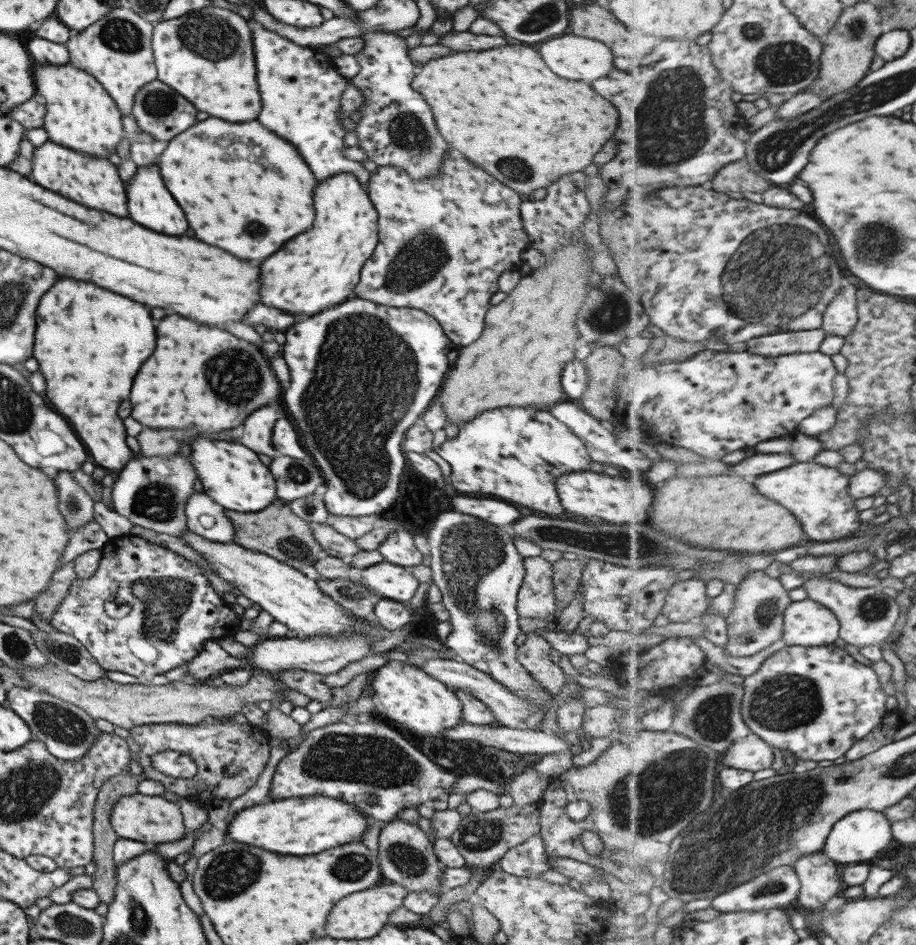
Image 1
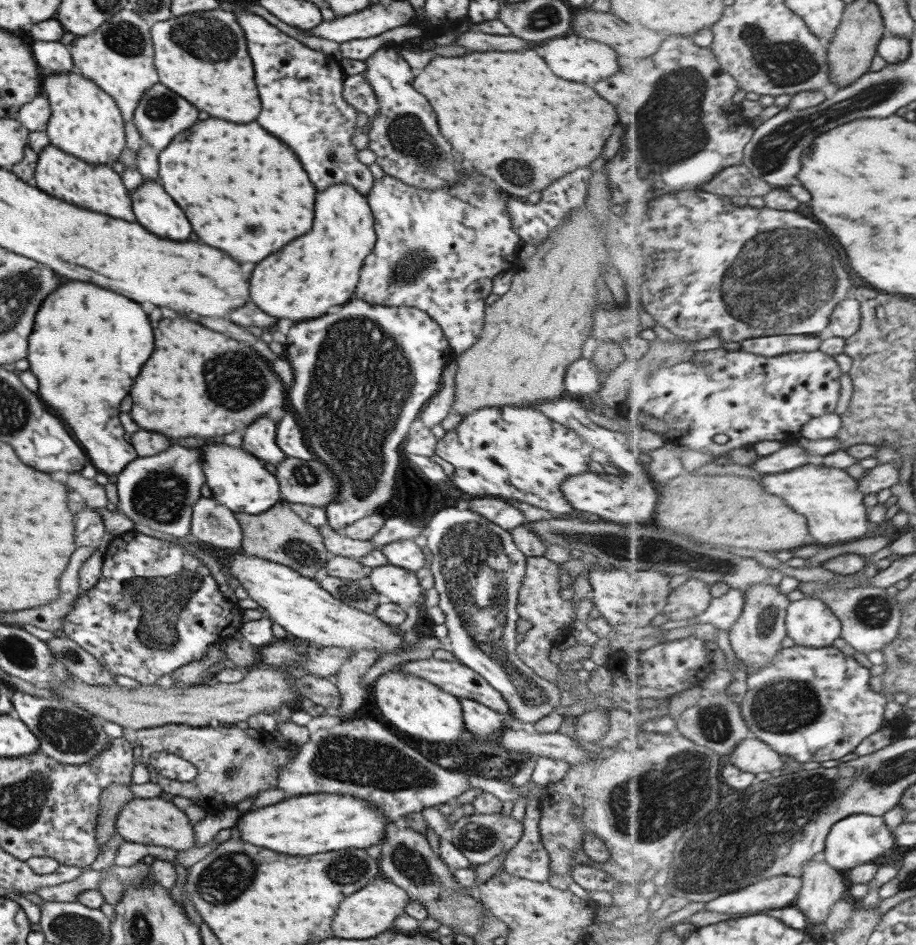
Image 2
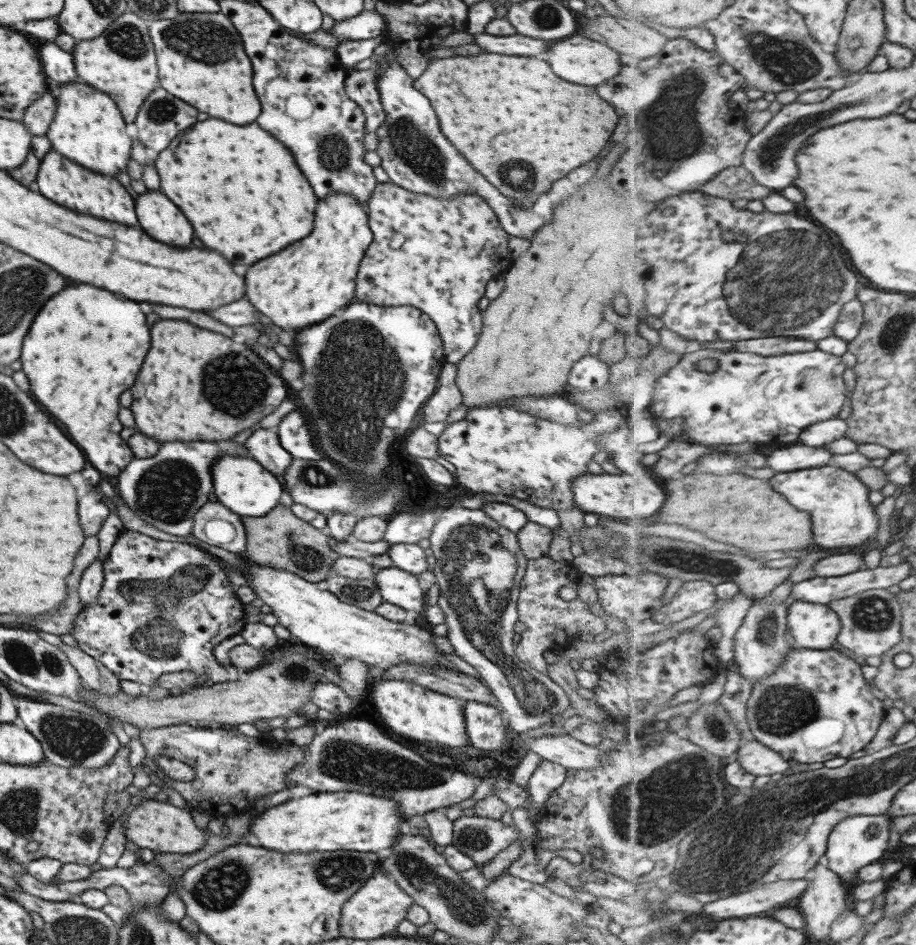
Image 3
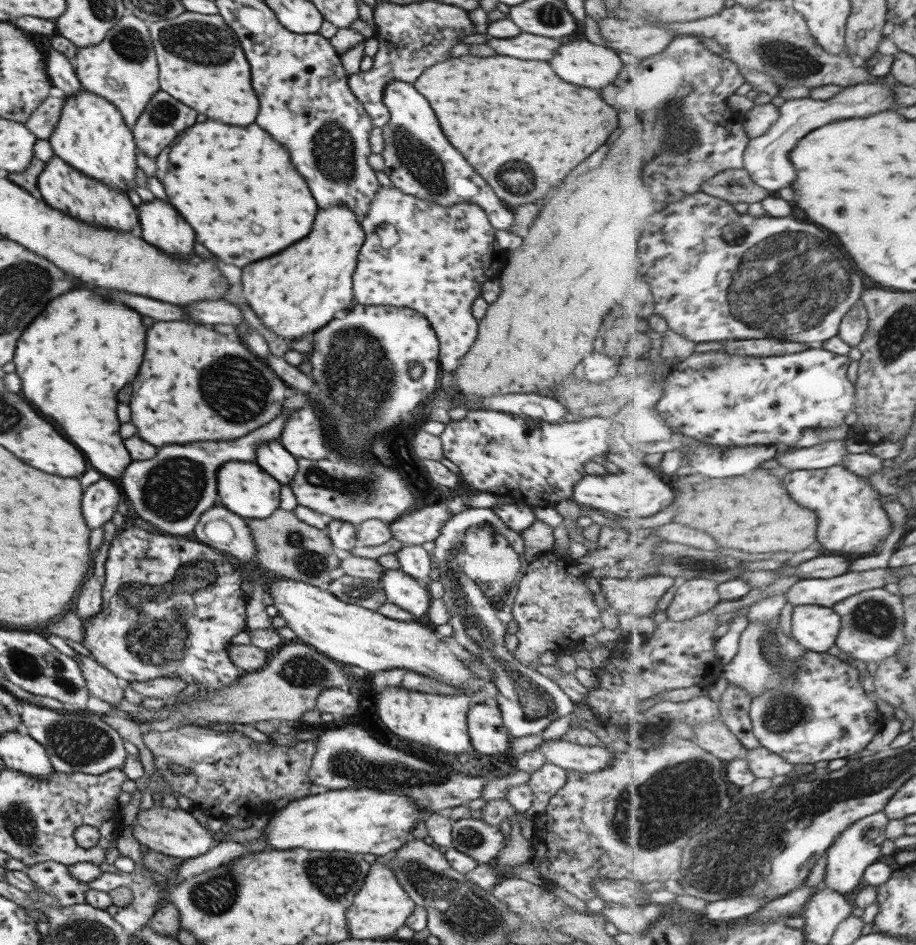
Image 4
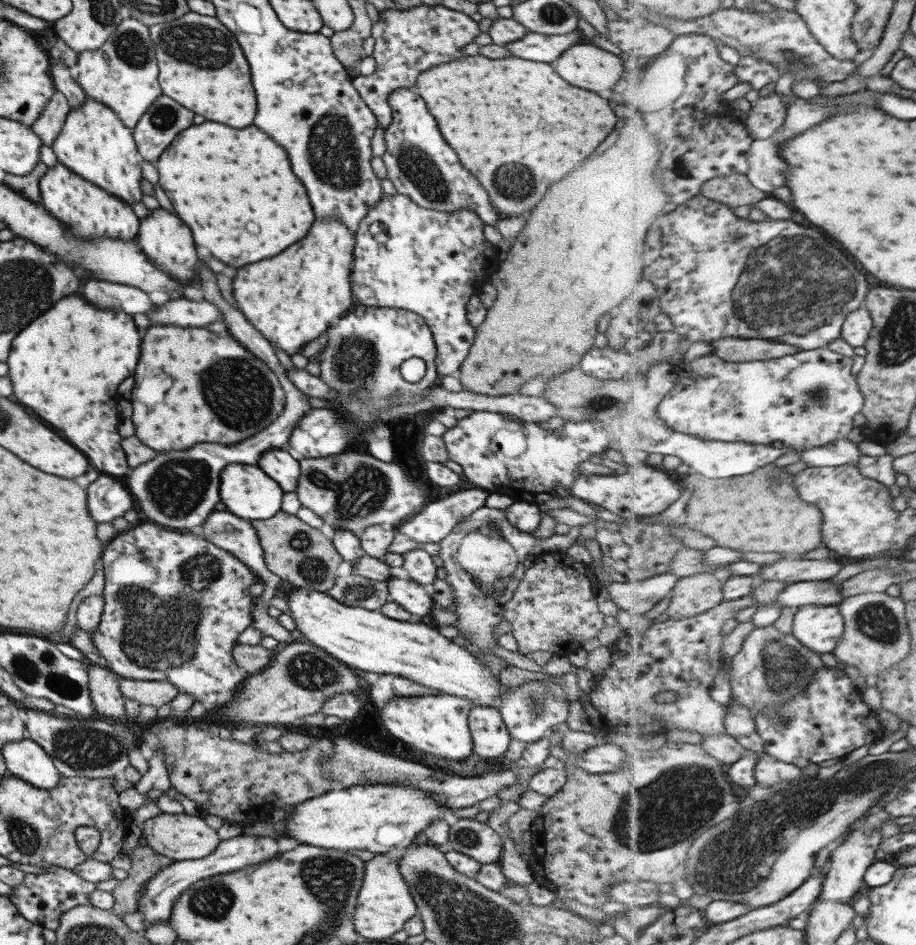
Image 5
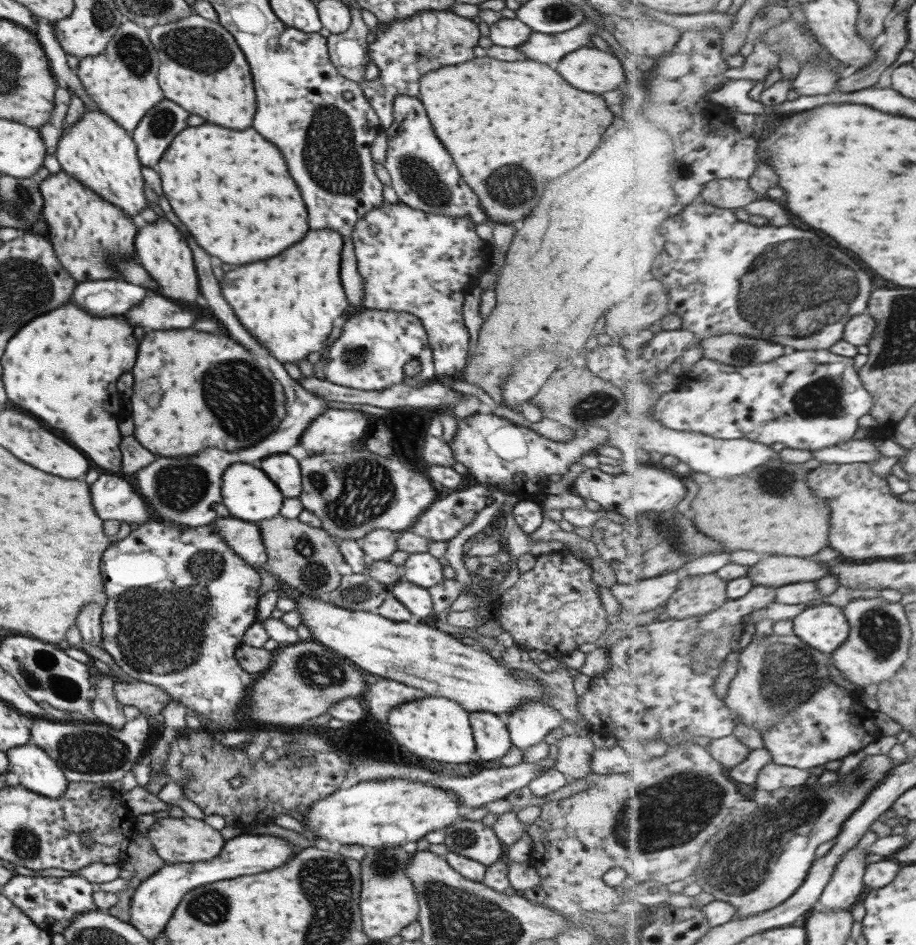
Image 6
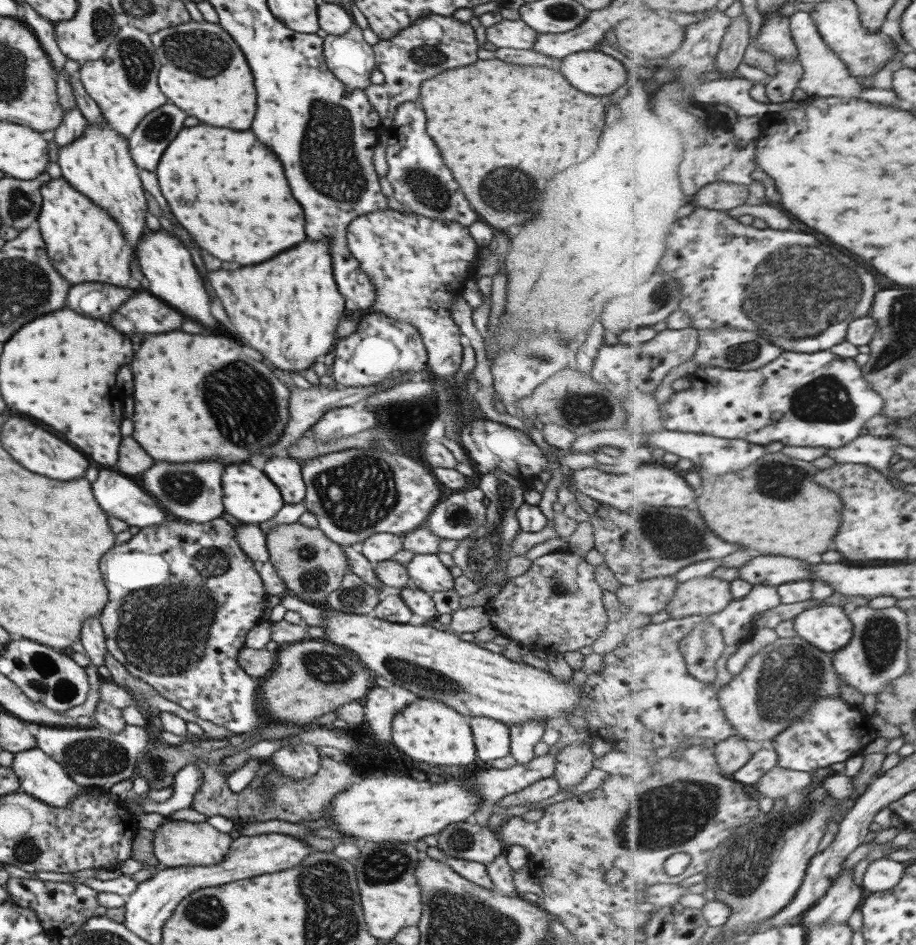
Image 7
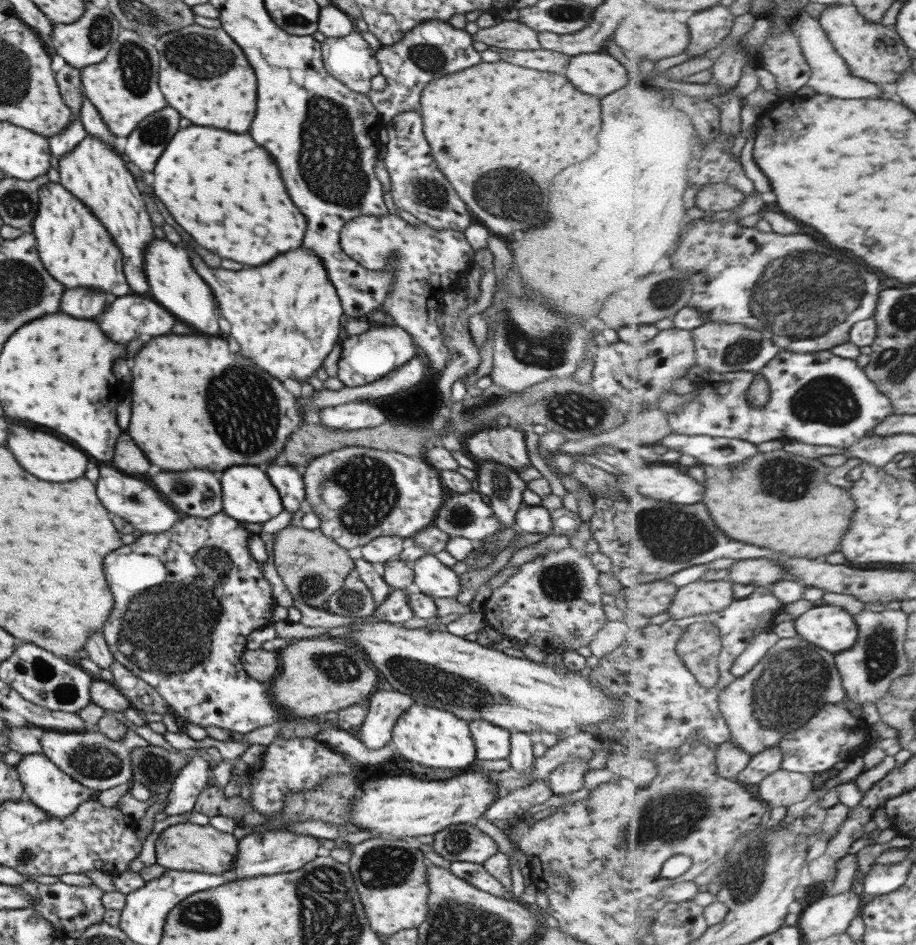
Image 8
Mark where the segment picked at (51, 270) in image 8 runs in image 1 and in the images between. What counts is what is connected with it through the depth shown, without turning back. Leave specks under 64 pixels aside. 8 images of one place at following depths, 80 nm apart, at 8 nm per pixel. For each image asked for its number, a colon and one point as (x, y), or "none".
1: (94, 182)
2: (97, 188)
3: (69, 185)
4: (65, 189)
5: (88, 210)
6: (84, 229)
7: (83, 244)

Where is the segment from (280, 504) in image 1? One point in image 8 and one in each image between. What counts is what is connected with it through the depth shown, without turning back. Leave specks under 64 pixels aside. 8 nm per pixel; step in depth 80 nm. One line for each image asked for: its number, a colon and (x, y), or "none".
2: (279, 535)
3: (279, 539)
4: (285, 546)
5: (292, 550)
6: (304, 558)
7: (308, 563)
8: (312, 566)

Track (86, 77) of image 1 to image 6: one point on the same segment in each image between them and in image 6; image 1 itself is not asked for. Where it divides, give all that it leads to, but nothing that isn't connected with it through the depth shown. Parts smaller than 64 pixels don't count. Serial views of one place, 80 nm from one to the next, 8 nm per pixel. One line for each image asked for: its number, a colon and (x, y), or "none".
2: (84, 122)
3: (87, 128)
4: (90, 136)
5: (92, 142)
6: (96, 152)

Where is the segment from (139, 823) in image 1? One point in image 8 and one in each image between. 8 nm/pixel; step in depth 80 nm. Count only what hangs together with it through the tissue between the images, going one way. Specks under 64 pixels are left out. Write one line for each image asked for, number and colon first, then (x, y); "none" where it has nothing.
2: (154, 821)
3: (159, 826)
4: (174, 832)
5: (180, 836)
6: (176, 840)
7: (175, 843)
8: (188, 847)

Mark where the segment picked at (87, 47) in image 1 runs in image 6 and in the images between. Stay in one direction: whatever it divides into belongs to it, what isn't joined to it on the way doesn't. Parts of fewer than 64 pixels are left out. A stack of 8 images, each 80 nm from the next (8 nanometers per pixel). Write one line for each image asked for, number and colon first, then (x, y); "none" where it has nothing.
2: (117, 56)
3: (120, 62)
4: (122, 68)
5: (122, 73)
6: (121, 80)

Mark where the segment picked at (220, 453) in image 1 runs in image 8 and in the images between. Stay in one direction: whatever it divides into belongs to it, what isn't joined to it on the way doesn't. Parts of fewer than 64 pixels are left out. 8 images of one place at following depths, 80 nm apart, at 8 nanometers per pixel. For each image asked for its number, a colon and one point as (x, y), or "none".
2: (236, 479)
3: (242, 485)
4: (244, 489)
5: (246, 492)
6: (248, 495)
7: (248, 496)
8: (247, 495)

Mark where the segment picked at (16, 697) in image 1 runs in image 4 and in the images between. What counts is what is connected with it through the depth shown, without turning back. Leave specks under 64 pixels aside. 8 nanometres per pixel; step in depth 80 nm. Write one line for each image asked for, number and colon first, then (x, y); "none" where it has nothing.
2: (69, 735)
3: (68, 739)
4: (74, 742)

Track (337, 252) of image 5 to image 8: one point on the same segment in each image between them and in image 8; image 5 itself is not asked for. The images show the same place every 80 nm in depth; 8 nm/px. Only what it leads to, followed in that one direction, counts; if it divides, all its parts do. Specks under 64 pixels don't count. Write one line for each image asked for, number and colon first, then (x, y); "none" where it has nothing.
6: (303, 299)
7: (287, 308)
8: (287, 333)

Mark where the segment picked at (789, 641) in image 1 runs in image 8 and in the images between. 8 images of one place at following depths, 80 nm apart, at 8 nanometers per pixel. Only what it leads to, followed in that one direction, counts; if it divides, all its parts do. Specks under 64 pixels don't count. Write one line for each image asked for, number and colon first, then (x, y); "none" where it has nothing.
2: (811, 623)
3: (815, 626)
4: (817, 628)
5: (820, 628)
6: (826, 627)
7: (828, 627)
8: (832, 628)

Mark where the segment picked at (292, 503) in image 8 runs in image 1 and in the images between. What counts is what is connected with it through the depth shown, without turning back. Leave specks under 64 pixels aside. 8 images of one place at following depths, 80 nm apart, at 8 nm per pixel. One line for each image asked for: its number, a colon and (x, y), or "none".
1: (257, 427)
2: (259, 438)
3: (263, 446)
4: (271, 456)
5: (276, 462)
6: (281, 468)
7: (284, 473)

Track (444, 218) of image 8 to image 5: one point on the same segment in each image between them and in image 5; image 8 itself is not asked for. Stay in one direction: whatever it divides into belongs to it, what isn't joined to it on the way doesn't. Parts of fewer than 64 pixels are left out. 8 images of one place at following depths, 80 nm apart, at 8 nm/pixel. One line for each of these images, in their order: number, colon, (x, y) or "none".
5: (420, 165)
6: (422, 175)
7: (421, 183)

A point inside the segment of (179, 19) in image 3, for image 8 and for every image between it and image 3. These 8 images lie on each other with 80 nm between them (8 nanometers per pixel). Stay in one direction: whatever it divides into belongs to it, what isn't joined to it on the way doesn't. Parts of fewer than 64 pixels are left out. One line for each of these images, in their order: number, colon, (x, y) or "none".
4: (200, 63)
5: (197, 57)
6: (200, 67)
7: (202, 71)
8: (203, 74)

